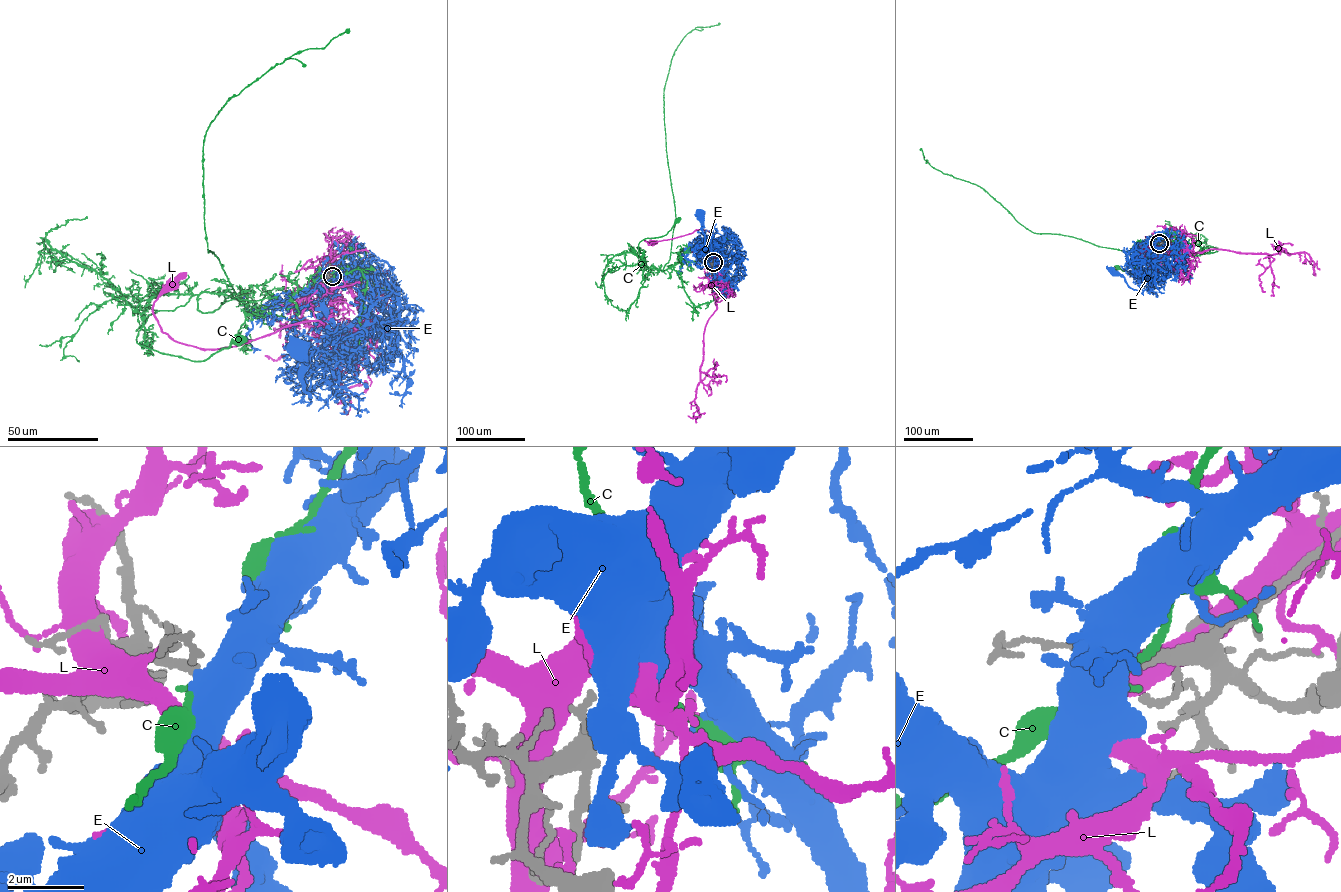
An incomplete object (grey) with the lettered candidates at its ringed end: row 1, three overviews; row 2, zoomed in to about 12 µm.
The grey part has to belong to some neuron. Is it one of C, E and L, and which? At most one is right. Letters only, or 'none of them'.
E

